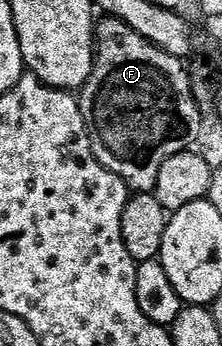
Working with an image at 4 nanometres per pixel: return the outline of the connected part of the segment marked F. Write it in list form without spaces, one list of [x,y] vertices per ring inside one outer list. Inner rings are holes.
[[[104,16],[102,20],[95,26],[95,65],[78,94],[91,150],[106,169],[127,184],[132,194],[154,193],[161,163],[194,146],[205,115],[191,90],[192,74],[187,74],[180,58],[158,49],[153,42],[137,35],[133,27],[115,17]]]

